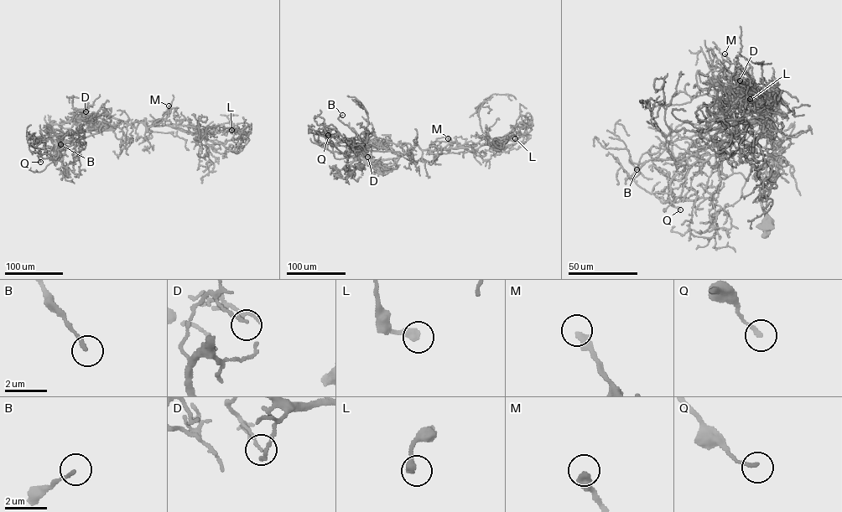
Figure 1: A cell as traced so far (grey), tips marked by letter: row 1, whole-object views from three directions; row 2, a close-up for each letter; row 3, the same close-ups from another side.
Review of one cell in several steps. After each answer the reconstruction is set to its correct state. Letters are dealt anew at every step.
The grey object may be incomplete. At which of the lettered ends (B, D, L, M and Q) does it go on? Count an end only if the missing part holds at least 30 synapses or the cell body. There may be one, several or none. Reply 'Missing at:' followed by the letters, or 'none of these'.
Missing at: none of these

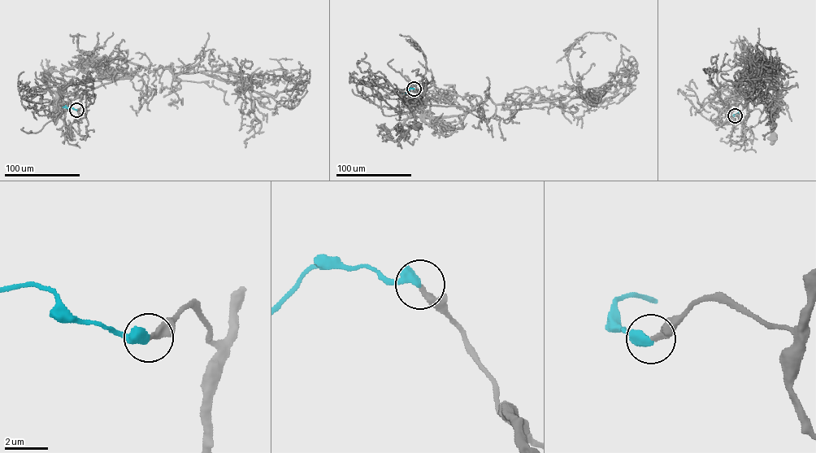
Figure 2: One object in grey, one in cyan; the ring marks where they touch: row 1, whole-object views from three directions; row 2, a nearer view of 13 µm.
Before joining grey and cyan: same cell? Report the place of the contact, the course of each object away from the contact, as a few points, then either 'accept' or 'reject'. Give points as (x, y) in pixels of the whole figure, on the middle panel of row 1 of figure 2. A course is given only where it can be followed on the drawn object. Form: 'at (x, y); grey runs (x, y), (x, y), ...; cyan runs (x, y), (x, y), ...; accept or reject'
at (414, 89); grey runs (414, 89), (421, 103), (466, 108), (462, 128), (457, 115), (413, 116), (399, 128), (405, 134), (417, 127); cyan runs (414, 89), (400, 95); accept

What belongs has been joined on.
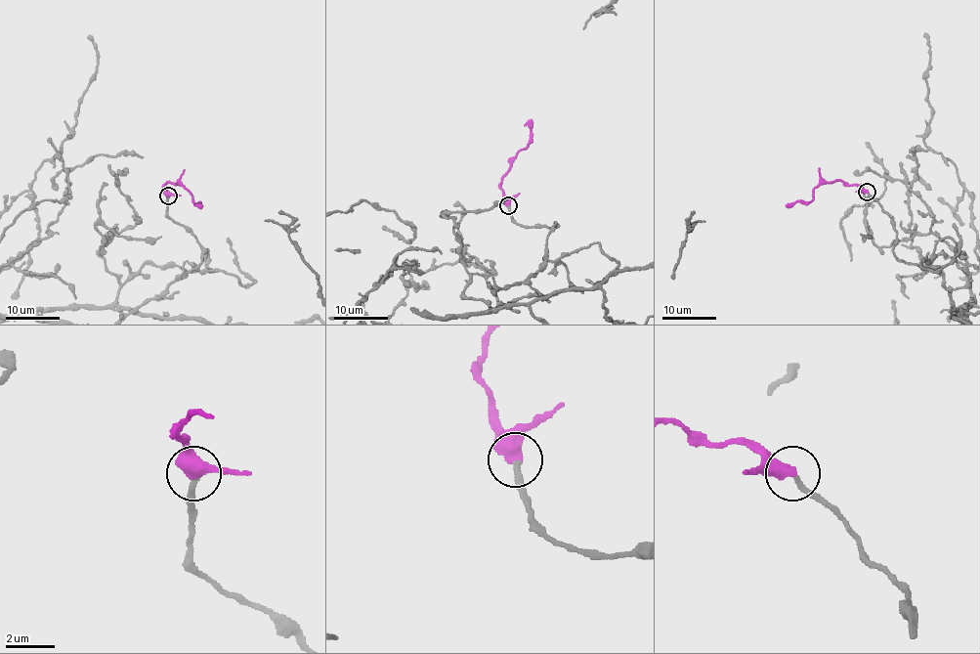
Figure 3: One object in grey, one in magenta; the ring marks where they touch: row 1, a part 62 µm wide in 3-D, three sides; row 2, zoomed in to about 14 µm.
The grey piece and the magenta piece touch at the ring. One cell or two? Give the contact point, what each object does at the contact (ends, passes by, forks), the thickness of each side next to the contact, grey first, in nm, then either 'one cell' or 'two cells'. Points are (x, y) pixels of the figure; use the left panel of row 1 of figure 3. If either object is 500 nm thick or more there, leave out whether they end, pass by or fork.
at (168, 196); 220 nm thick on the grey side, 600 nm on the other; one cell

